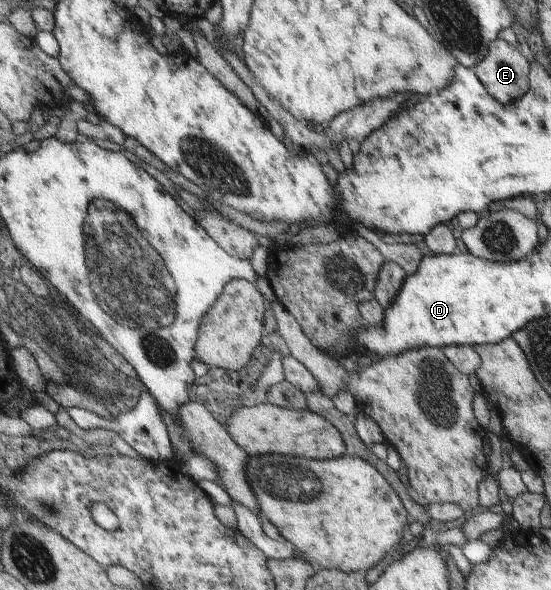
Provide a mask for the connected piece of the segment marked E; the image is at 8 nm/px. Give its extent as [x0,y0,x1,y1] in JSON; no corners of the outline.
[472,39,528,103]

